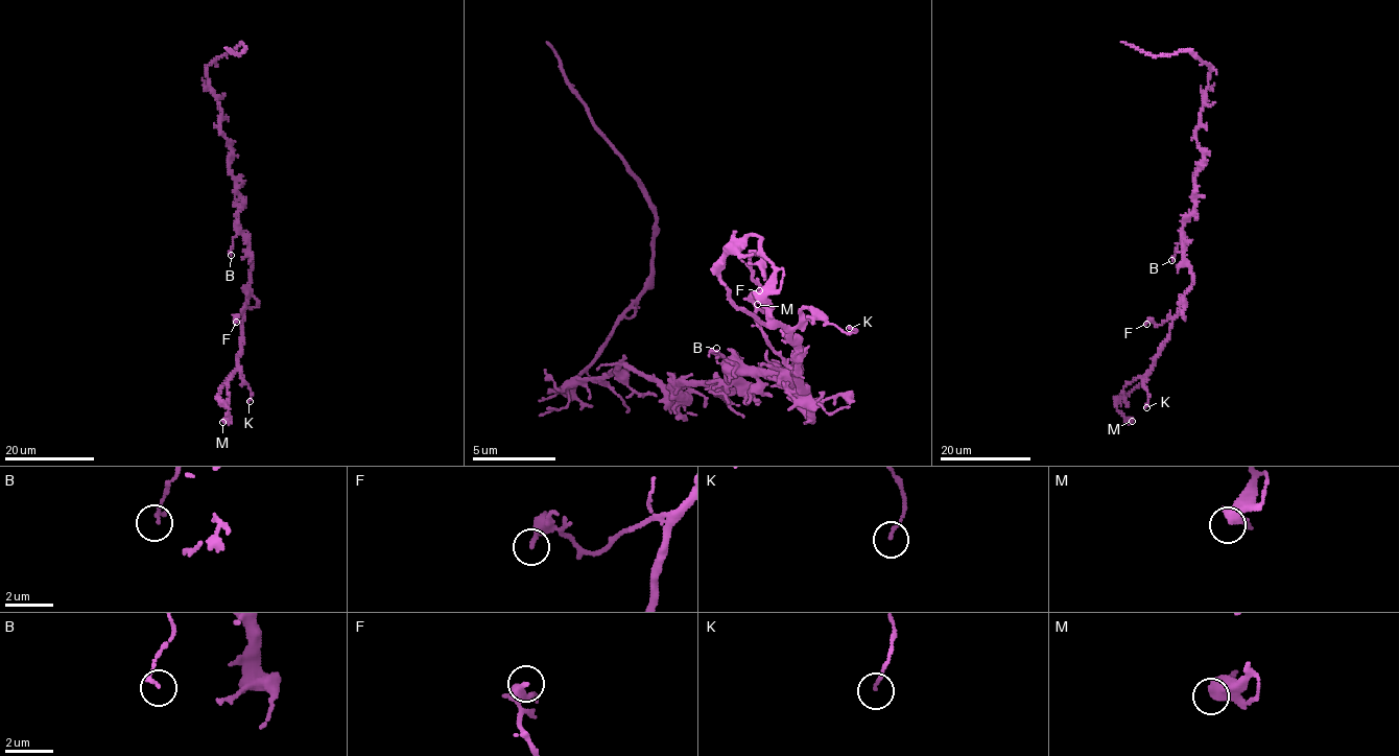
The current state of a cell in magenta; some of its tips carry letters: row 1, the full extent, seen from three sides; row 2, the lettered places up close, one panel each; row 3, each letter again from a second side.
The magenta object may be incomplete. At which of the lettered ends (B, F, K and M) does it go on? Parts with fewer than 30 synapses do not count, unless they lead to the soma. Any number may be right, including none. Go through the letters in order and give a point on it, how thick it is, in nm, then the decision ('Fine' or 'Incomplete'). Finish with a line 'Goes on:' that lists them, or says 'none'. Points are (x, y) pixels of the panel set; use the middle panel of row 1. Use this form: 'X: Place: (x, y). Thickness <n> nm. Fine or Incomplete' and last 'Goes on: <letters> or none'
B: Place: (716, 348). Thickness 130 nm. Fine
F: Place: (759, 290). Thickness 320 nm. Fine
K: Place: (849, 328). Thickness 110 nm. Fine
M: Place: (757, 304). Thickness 440 nm. Fine
Goes on: none

